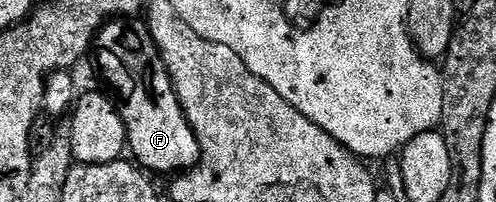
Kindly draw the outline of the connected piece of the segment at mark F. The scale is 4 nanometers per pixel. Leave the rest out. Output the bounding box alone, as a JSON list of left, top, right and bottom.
[96,21,201,175]

